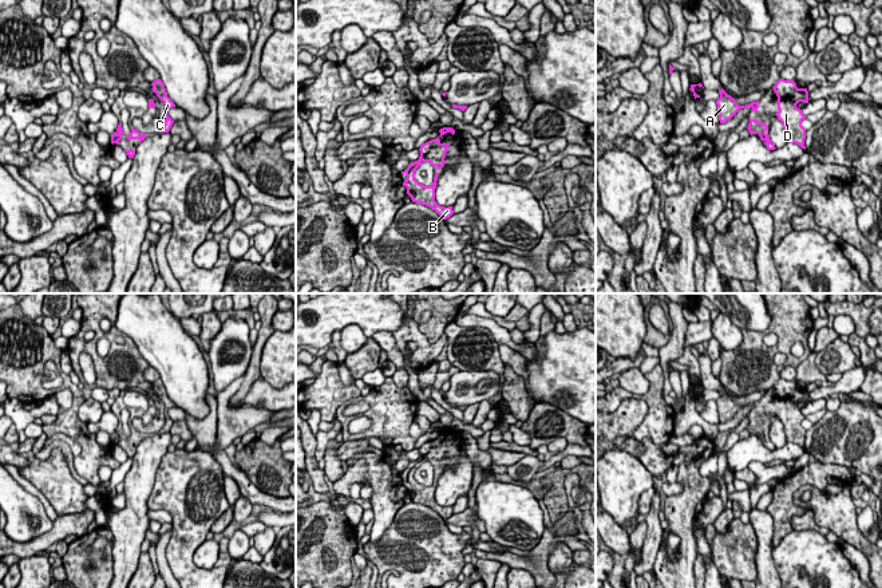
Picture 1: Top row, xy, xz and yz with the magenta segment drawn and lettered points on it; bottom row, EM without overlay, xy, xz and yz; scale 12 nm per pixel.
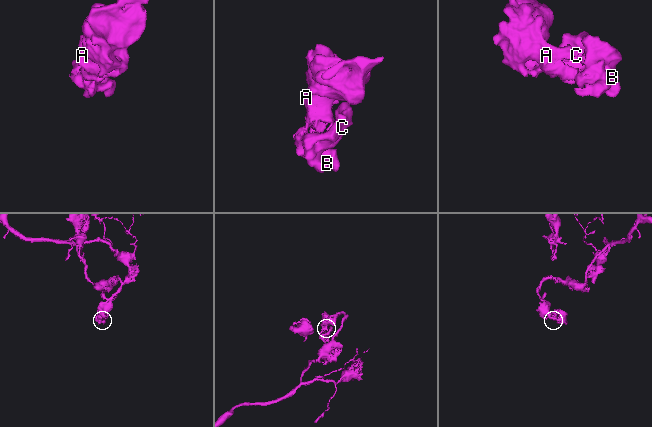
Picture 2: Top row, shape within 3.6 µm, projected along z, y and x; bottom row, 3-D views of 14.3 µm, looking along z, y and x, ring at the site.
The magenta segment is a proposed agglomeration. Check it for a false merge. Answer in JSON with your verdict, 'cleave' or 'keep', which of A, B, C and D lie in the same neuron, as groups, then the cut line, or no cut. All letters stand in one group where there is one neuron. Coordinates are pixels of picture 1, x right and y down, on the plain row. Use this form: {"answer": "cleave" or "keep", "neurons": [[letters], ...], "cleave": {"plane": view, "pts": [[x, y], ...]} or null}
{"answer": "keep", "neurons": [["A", "B", "C", "D"]], "cleave": null}

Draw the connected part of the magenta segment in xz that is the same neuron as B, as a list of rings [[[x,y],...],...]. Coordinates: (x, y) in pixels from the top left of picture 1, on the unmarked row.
[[[443,427],[439,430],[440,435],[435,439],[431,439],[420,446],[420,457],[418,461],[411,462],[408,467],[402,471],[407,475],[407,480],[403,482],[403,486],[407,488],[407,494],[411,497],[412,502],[426,505],[435,510],[443,520],[450,518],[454,514],[452,506],[444,508],[436,504],[435,501],[435,489],[438,481],[438,471],[435,470],[434,482],[431,486],[423,486],[415,480],[415,471],[423,462],[430,462],[434,467],[442,469],[446,463],[446,453],[448,451],[448,443],[442,443],[440,437],[451,433],[455,434],[452,427]]]

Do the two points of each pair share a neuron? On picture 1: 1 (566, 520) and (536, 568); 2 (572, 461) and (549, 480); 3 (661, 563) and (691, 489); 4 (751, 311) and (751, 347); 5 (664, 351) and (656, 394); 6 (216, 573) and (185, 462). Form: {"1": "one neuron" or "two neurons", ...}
{"1": "one neuron", "2": "two neurons", "3": "one neuron", "4": "two neurons", "5": "two neurons", "6": "one neuron"}

